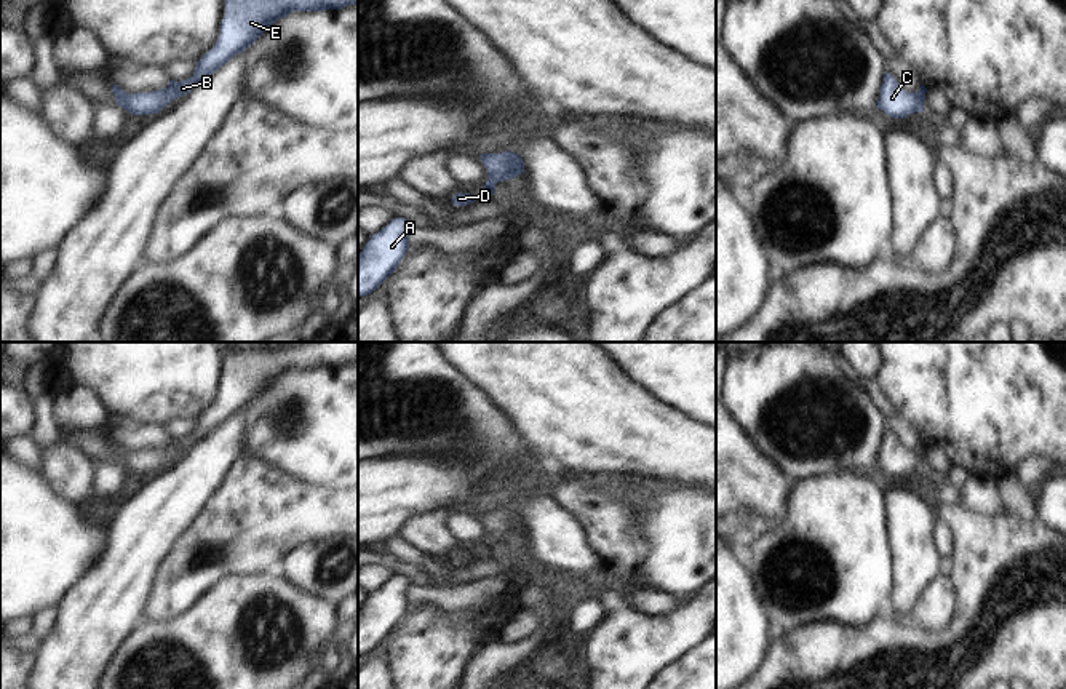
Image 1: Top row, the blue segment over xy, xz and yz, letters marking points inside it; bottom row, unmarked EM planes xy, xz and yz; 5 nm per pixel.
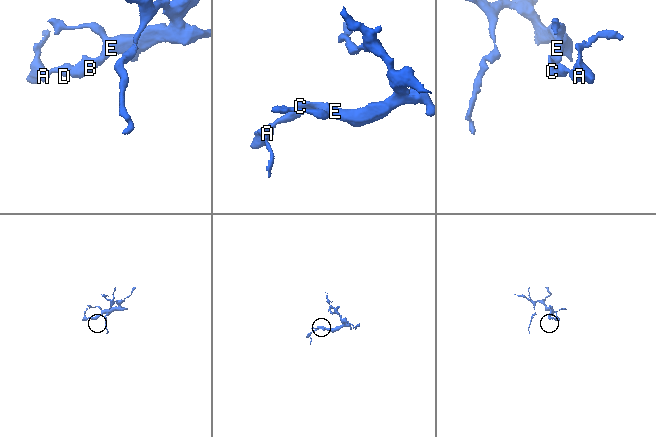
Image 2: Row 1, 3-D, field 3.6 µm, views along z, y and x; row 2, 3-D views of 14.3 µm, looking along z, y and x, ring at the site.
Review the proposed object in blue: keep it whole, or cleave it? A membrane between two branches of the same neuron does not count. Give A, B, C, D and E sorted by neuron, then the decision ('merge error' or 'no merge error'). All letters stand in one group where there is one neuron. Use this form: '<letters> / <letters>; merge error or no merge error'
A B C D E; no merge error

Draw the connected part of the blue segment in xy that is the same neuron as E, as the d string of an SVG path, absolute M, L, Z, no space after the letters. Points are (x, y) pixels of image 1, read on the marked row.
M225 0L225 16L217 43L197 61L195 74L182 82L169 80L168 88L150 93L126 93L115 83L117 104L134 115L158 114L173 99L185 96L198 83L246 51L272 24L292 11L342 10L358 0Z

